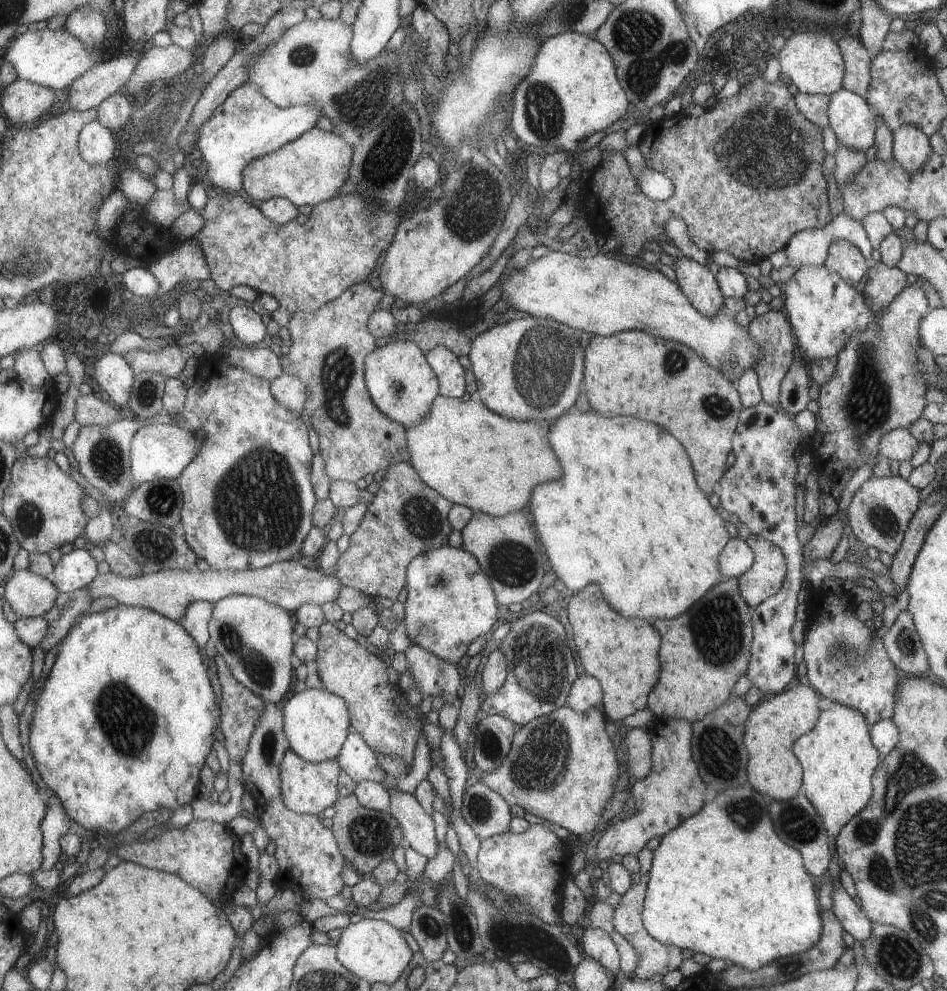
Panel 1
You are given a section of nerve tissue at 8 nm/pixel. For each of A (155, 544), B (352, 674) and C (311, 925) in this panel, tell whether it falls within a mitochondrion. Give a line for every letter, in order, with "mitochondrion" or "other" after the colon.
A: mitochondrion
B: other
C: other

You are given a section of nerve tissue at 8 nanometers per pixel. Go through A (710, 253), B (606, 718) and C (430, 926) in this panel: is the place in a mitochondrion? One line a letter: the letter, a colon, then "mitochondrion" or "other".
A: other
B: other
C: mitochondrion

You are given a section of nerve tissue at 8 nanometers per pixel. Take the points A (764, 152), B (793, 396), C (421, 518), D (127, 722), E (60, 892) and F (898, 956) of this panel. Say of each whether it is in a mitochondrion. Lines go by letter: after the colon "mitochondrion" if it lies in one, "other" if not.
A: mitochondrion
B: other
C: mitochondrion
D: mitochondrion
E: other
F: mitochondrion

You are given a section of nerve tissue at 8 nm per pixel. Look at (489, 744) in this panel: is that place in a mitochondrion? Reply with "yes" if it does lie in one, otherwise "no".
yes

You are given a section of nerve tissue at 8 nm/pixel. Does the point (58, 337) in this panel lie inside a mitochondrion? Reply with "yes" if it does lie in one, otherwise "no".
no

